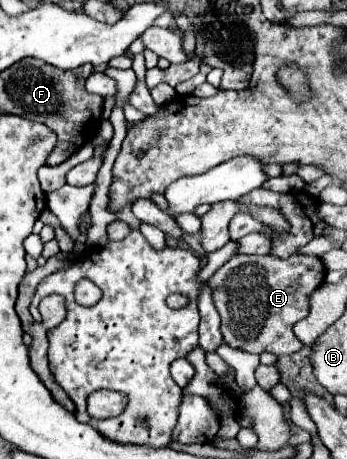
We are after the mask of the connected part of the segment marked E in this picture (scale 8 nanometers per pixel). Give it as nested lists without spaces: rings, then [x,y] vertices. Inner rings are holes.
[[[293,254],[287,260],[273,258],[273,256],[233,256],[225,266],[221,266],[211,278],[209,284],[213,288],[213,302],[221,314],[221,332],[223,340],[239,350],[245,352],[271,352],[271,354],[293,354],[303,344],[293,334],[293,326],[309,314],[309,294],[321,284],[325,276],[325,264],[317,256],[307,254]]]

